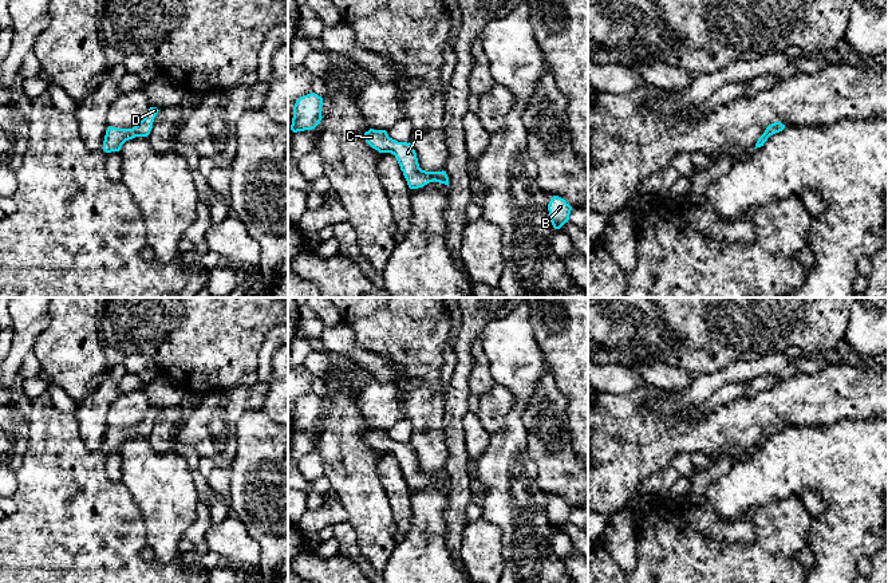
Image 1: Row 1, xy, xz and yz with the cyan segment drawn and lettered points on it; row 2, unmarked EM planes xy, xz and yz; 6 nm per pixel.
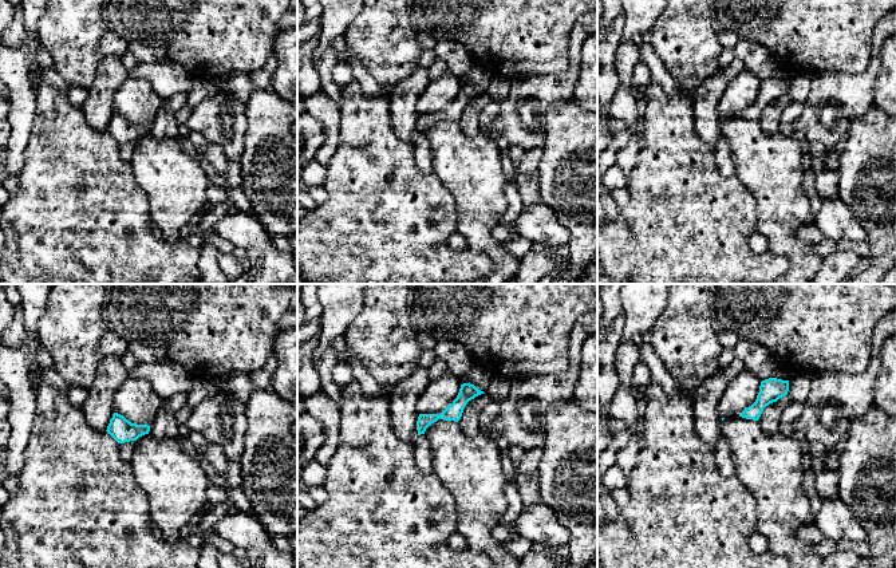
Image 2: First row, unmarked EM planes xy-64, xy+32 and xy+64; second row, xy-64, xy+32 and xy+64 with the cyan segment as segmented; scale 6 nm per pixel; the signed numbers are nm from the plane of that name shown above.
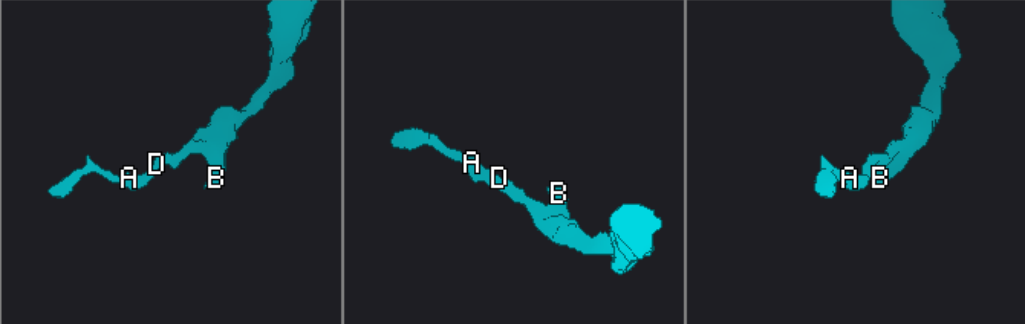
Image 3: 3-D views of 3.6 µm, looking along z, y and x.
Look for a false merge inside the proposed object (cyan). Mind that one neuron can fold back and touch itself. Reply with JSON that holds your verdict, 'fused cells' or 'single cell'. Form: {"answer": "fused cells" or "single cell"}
{"answer": "single cell"}

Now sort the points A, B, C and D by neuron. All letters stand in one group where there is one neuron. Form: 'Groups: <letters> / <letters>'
Groups: A B C D

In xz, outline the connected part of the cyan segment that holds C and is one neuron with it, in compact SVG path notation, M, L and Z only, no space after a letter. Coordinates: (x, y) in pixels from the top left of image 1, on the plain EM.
M374 429L364 433L364 440L379 453L395 456L410 489L418 489L434 481L449 487L446 472L426 472L419 468L417 453L410 442L398 442L390 438L386 430Z

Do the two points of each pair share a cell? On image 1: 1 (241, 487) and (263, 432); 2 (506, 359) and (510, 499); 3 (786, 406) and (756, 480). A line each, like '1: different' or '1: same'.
1: same
2: same
3: different

